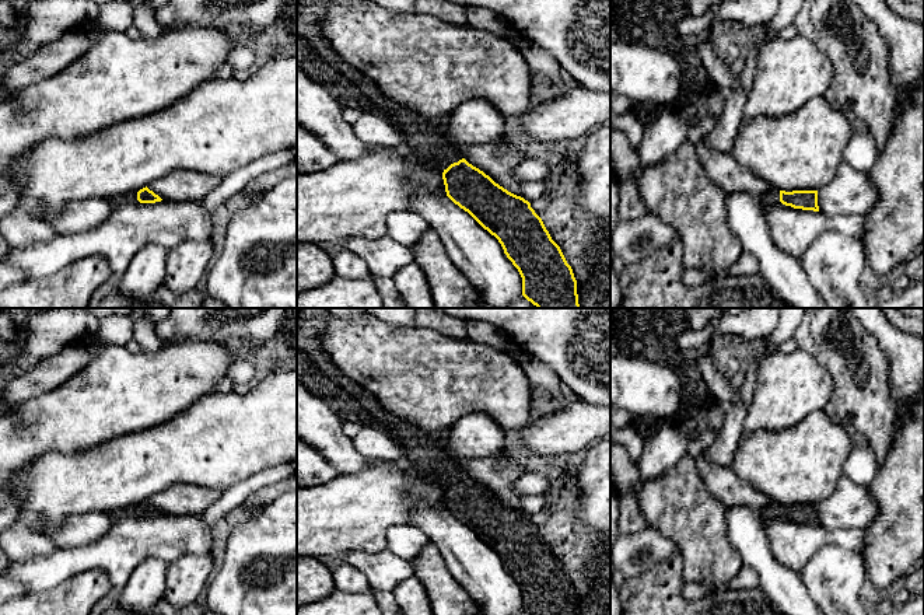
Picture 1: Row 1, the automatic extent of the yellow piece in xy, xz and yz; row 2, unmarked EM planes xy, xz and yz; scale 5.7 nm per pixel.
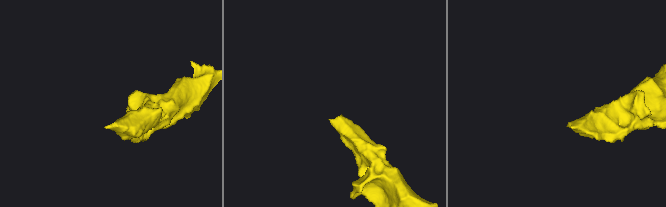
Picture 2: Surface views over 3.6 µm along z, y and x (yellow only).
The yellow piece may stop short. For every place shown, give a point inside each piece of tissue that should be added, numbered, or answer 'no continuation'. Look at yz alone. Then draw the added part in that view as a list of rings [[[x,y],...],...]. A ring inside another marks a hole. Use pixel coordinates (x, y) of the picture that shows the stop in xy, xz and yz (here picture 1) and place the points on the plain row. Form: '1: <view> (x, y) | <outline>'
1: yz (770, 512) | [[[770,503],[764,509],[760,510],[760,517],[763,524],[769,524],[771,520],[774,520],[777,516],[780,516],[780,504],[778,503]]]

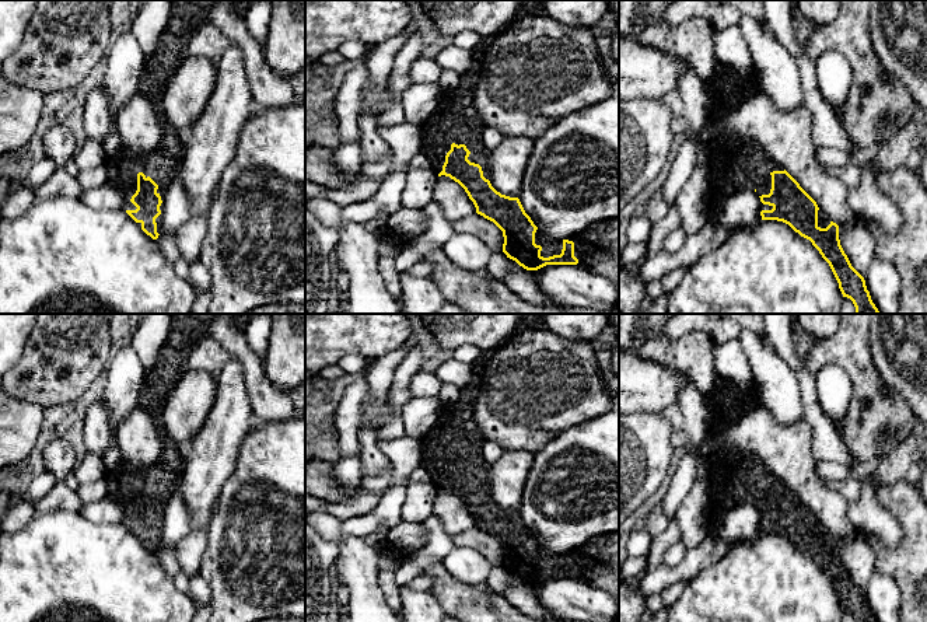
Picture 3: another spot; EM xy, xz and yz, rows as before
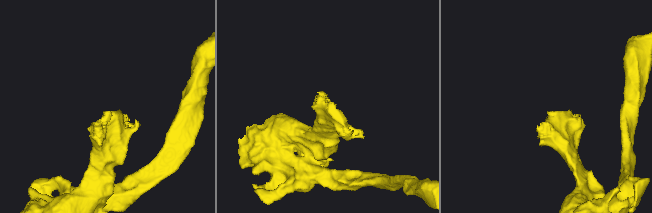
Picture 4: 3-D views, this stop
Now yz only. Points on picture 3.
1: yz (735, 477) | [[[721,448],[707,458],[707,521],[717,523],[728,510],[741,504],[769,509],[772,486],[784,485],[756,454]]]

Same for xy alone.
1: xy (160, 479) | [[[168,445],[161,459],[154,465],[129,466],[120,464],[113,471],[105,474],[108,496],[125,511],[125,525],[137,523],[130,513],[137,504],[139,486],[143,486],[146,492],[150,490],[158,499],[157,507],[162,514],[160,520],[161,528],[155,532],[158,548],[162,544],[164,535],[164,513],[176,488],[181,462],[179,450]]]

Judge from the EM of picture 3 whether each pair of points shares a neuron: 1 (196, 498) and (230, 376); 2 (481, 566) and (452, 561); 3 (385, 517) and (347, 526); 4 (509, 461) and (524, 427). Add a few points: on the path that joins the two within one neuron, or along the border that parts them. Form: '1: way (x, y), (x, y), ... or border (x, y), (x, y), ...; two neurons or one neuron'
1: way (206, 467), (230, 419), (230, 406); one neuron
2: way (474, 566), (459, 562); one neuron
3: way (375, 520), (357, 526); one neuron
4: border (506, 448), (524, 448), (532, 454); two neurons

